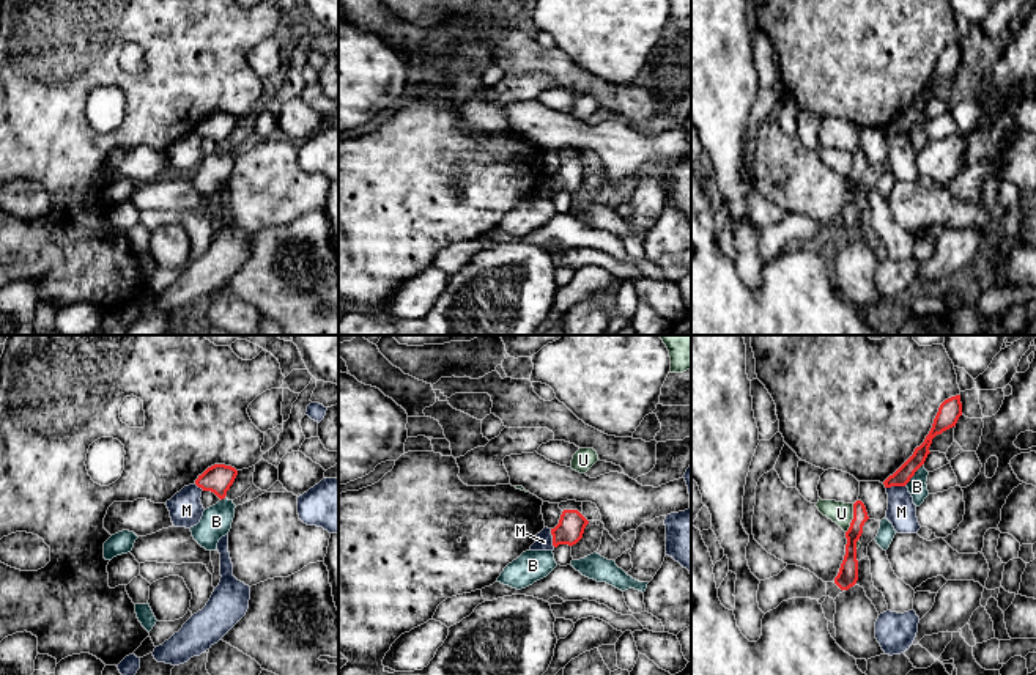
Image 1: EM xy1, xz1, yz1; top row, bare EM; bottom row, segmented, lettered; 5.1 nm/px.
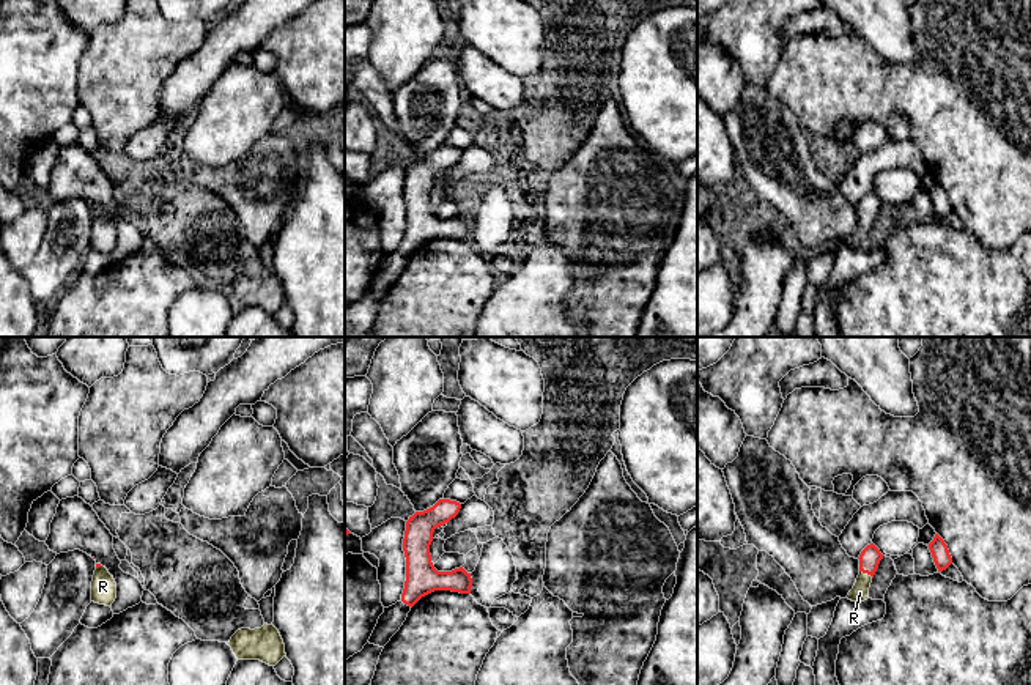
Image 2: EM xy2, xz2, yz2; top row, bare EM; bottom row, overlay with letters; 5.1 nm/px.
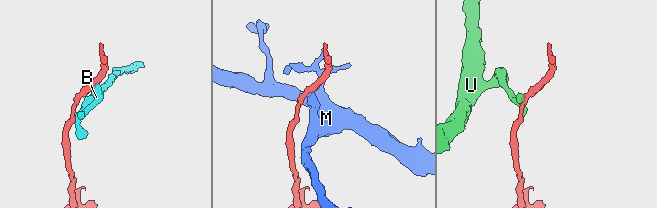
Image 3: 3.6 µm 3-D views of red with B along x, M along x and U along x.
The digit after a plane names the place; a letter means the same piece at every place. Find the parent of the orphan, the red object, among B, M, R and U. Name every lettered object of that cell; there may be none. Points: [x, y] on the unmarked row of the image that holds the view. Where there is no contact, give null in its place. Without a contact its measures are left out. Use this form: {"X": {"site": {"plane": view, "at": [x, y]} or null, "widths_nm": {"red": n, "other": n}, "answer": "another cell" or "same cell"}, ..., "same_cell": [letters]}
{"B": {"site": {"plane": "yz1", "at": [913, 121]}, "widths_nm": {"red": 90, "other": 100}, "answer": "another cell"}, "M": {"site": {"plane": "yz1", "at": [896, 132]}, "widths_nm": {"red": 90, "other": 150}, "answer": "another cell"}, "R": {"site": {"plane": "yz2", "at": [866, 219]}, "widths_nm": {"red": 110, "other": 90}, "answer": "same cell"}, "U": {"site": {"plane": "yz1", "at": [854, 165]}, "widths_nm": {"red": 90, "other": 120}, "answer": "another cell"}, "same_cell": ["R"]}

